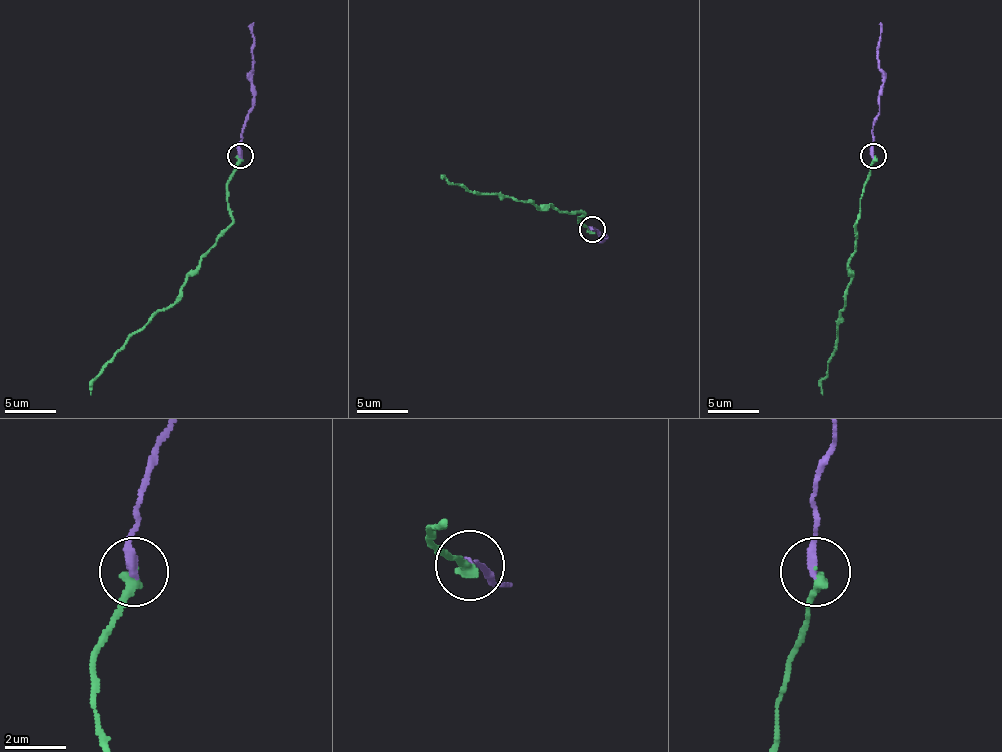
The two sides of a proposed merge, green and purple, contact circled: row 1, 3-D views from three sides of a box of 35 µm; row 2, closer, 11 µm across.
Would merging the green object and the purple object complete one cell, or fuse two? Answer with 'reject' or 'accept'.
accept

